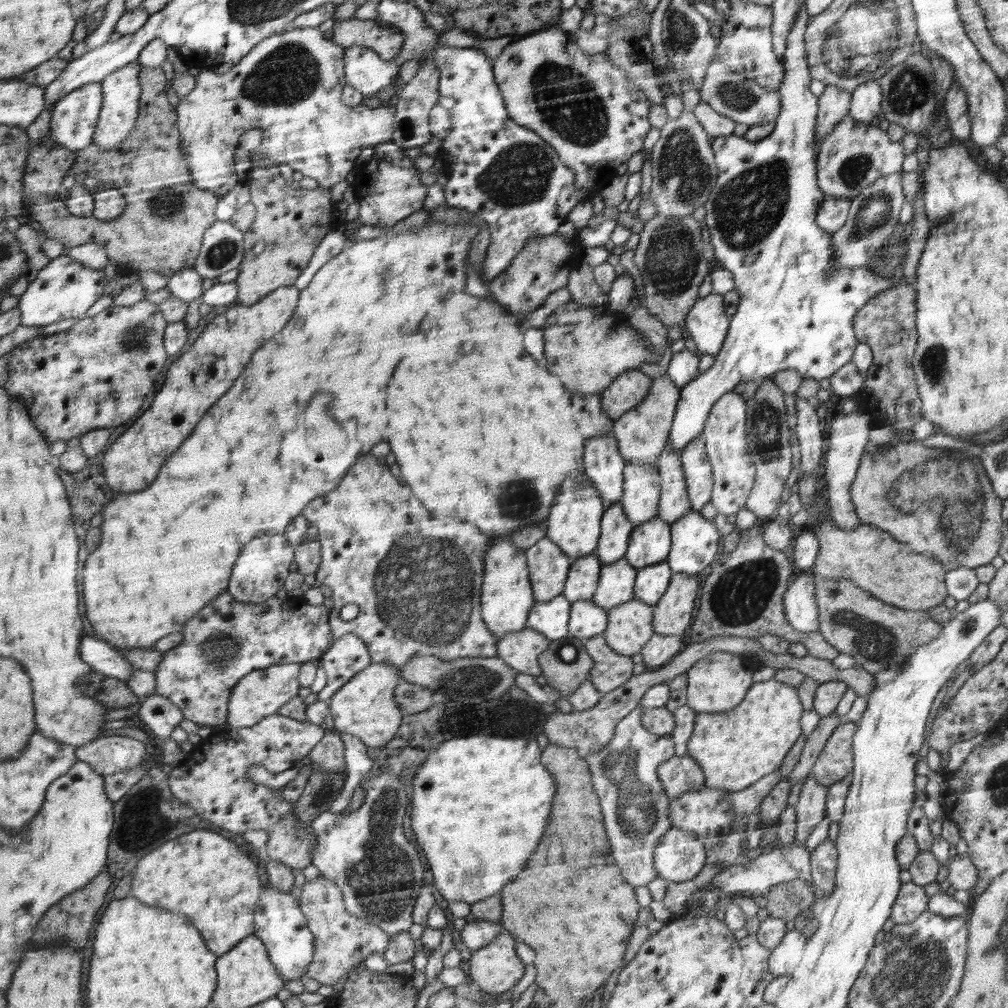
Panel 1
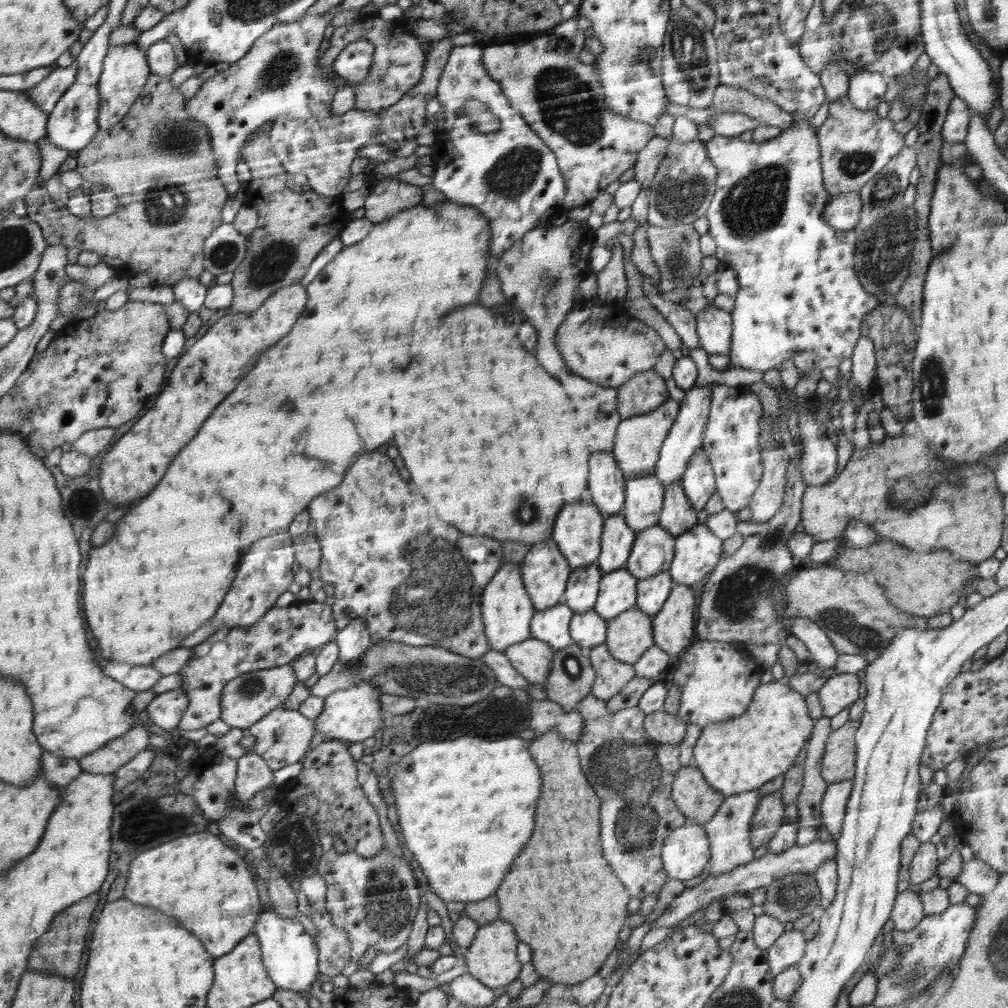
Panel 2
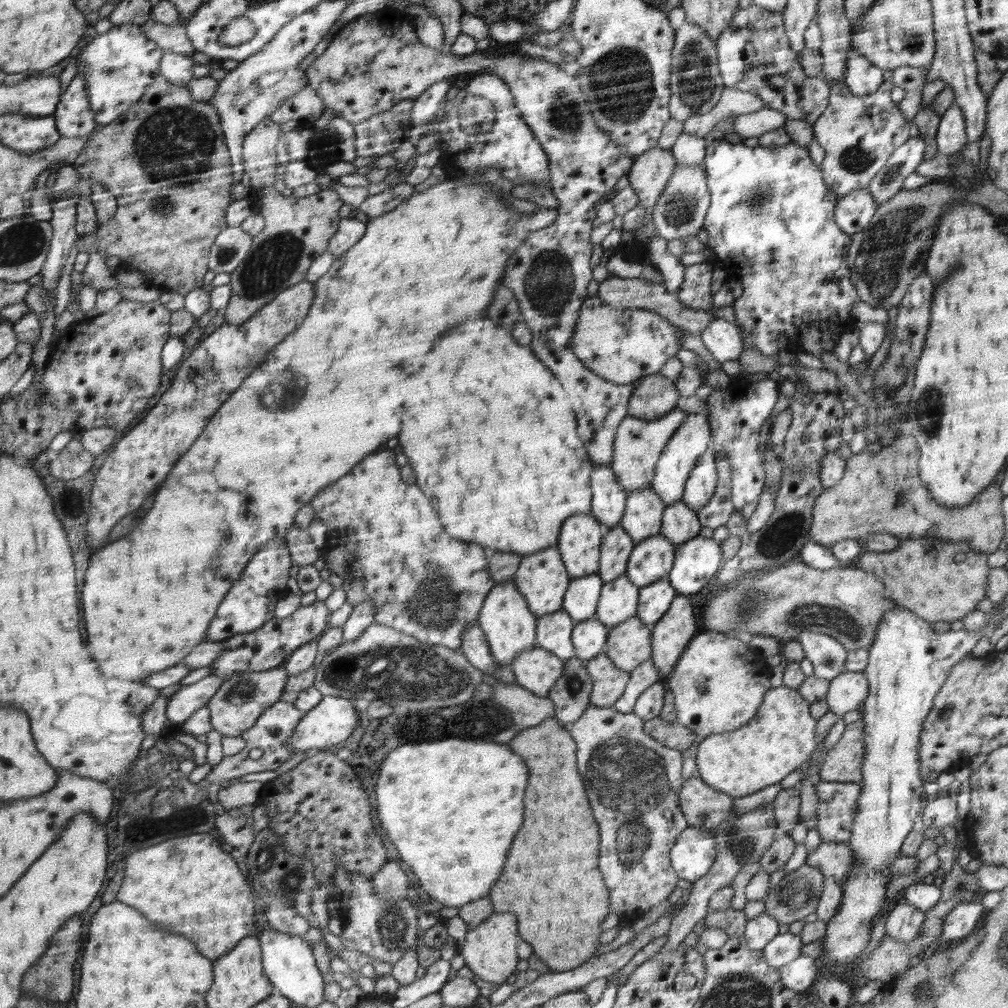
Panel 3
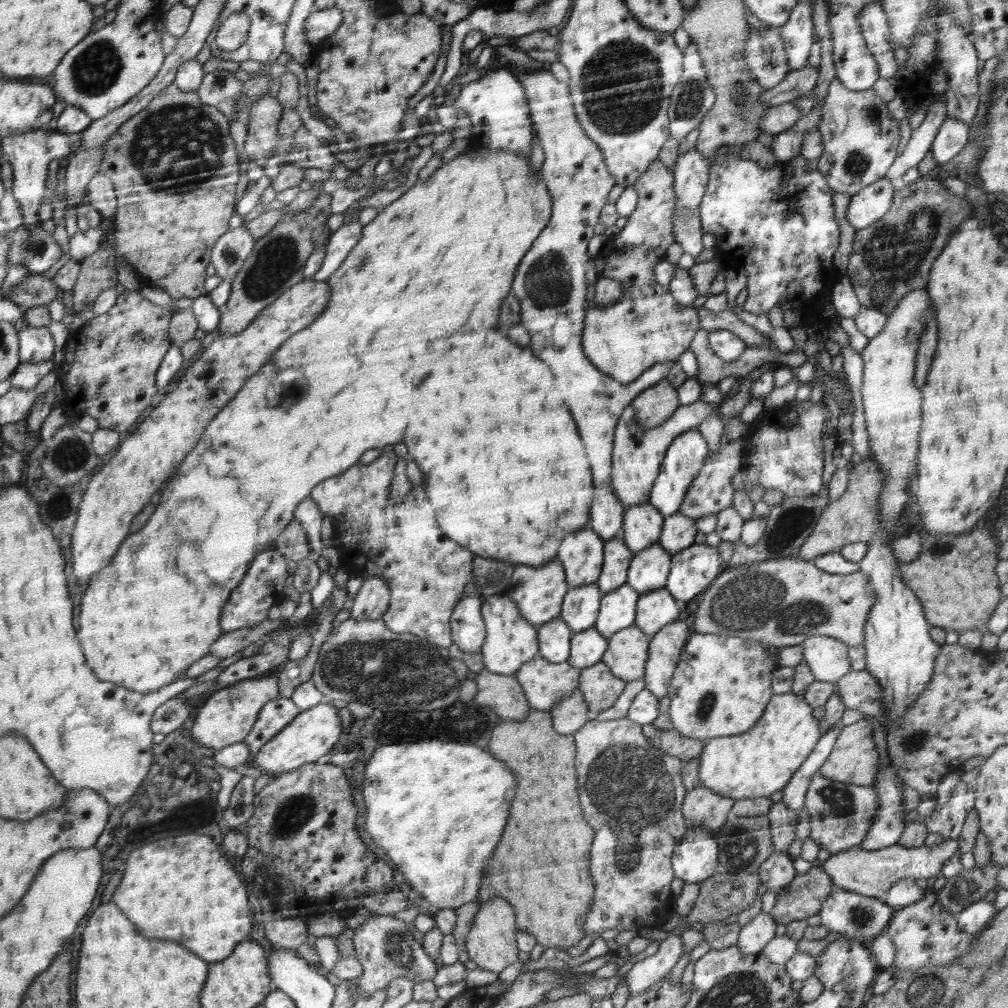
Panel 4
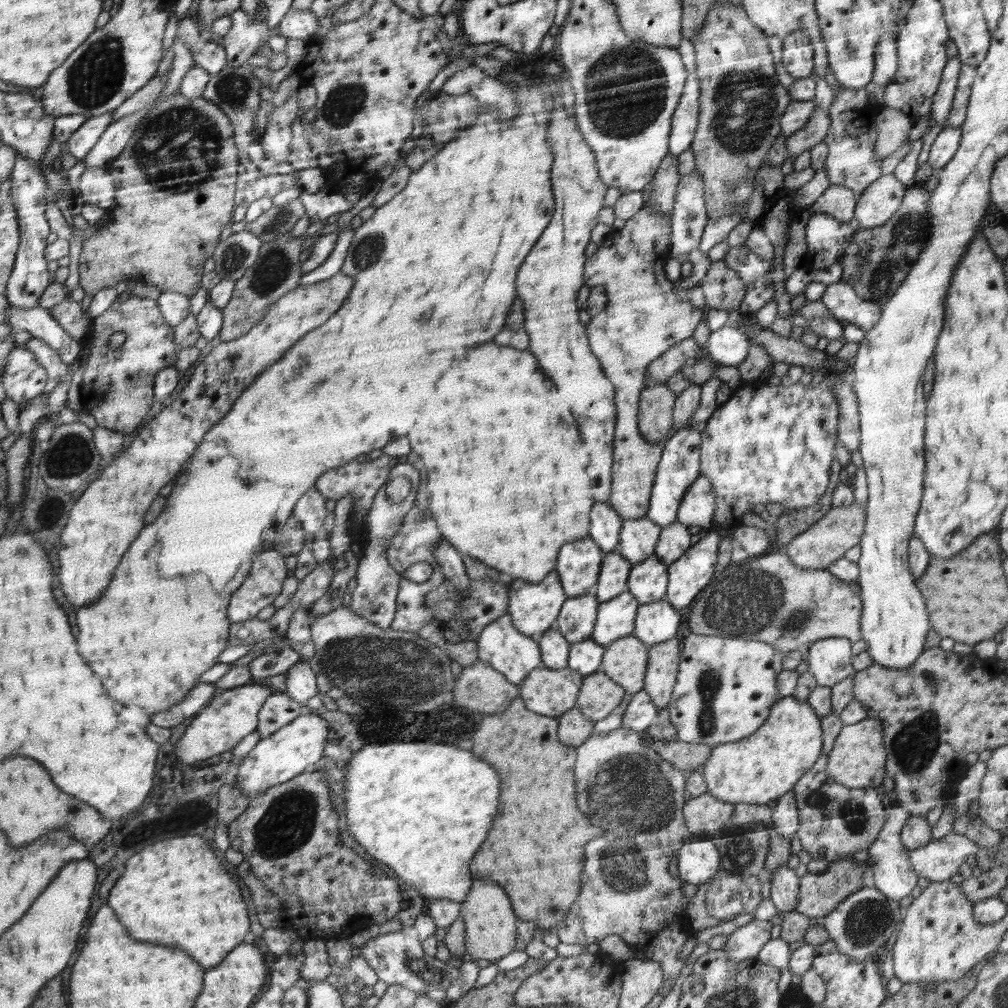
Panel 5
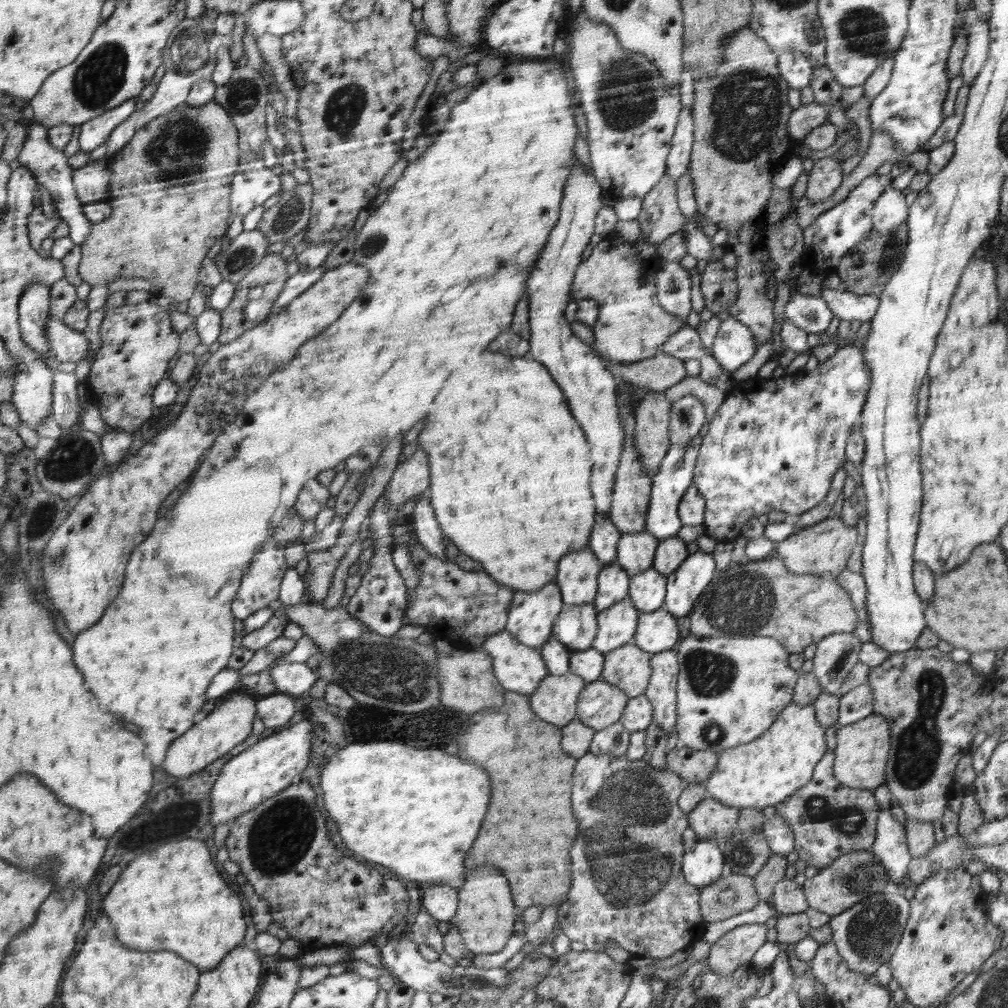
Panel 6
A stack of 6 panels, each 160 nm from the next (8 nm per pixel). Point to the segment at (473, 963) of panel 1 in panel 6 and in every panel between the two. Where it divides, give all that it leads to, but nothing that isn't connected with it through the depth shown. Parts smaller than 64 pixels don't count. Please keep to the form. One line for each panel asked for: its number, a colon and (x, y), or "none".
2: (491, 958)
3: (489, 950)
4: (491, 944)
5: (490, 924)
6: (485, 912)

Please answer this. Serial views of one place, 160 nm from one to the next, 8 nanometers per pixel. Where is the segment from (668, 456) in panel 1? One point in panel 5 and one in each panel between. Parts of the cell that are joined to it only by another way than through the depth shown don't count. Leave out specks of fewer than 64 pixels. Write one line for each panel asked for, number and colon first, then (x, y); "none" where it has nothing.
2: (677, 517)
3: (680, 524)
4: (679, 530)
5: (675, 541)

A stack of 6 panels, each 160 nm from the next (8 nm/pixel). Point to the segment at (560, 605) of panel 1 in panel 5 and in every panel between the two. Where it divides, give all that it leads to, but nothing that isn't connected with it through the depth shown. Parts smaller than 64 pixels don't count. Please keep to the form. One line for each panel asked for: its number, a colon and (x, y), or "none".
2: (552, 625)
3: (554, 630)
4: (555, 637)
5: (555, 647)

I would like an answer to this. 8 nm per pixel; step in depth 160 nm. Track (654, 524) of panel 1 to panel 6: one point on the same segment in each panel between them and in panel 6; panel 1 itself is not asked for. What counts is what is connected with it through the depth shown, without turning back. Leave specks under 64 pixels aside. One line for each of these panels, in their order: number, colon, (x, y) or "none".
2: (653, 550)
3: (652, 559)
4: (648, 571)
5: (648, 581)
6: (648, 590)

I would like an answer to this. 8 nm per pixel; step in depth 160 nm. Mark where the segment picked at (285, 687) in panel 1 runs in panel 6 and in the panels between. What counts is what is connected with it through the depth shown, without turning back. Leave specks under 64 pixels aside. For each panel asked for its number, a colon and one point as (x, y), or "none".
2: (247, 699)
3: (239, 702)
4: (226, 716)
5: (231, 715)
6: (230, 723)

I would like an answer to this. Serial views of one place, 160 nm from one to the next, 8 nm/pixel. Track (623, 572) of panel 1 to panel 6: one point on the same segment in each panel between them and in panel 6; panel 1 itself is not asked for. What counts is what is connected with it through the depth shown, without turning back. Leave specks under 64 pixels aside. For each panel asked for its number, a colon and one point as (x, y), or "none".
2: (619, 594)
3: (620, 598)
4: (619, 612)
5: (617, 617)
6: (617, 625)

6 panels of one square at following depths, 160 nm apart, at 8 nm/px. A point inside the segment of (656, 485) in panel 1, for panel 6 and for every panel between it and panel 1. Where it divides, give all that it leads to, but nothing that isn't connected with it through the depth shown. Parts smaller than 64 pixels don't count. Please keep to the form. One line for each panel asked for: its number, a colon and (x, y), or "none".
2: (643, 496)
3: (642, 518)
4: (641, 526)
5: (638, 537)
6: (635, 551)

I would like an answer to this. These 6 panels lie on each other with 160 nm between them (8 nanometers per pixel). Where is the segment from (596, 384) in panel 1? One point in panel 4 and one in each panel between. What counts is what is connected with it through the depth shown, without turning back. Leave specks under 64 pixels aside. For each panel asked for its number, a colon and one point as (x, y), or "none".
2: (593, 347)
3: (624, 345)
4: (647, 326)

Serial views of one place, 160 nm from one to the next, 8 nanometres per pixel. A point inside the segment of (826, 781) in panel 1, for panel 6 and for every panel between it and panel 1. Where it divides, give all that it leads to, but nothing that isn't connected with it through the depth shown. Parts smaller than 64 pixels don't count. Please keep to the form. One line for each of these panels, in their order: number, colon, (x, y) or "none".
2: (838, 761)
3: (843, 762)
4: (854, 759)
5: (857, 760)
6: (861, 754)

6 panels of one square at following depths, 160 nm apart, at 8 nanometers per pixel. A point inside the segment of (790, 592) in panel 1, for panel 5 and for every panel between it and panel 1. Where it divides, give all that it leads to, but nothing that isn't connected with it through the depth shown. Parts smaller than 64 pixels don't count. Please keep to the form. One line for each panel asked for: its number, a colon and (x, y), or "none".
2: (813, 636)
3: (828, 656)
4: (828, 658)
5: (829, 660)

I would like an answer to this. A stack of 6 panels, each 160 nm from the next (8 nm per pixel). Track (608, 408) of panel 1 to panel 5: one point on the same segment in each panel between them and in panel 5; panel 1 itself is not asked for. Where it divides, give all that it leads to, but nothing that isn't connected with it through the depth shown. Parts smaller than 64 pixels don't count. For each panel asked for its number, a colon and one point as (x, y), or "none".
2: (645, 391)
3: (656, 395)
4: (655, 405)
5: (656, 404)

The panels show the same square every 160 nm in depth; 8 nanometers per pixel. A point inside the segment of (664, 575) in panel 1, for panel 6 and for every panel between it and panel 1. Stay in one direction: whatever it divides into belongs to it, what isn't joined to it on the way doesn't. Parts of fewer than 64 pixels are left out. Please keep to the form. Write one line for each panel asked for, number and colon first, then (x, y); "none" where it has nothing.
2: (652, 592)
3: (655, 599)
4: (655, 610)
5: (657, 622)
6: (657, 631)

